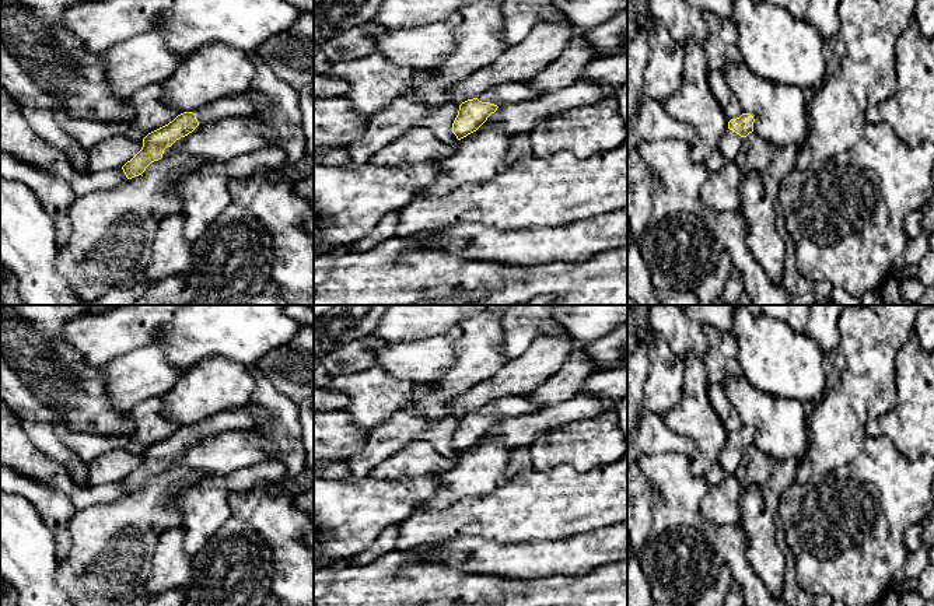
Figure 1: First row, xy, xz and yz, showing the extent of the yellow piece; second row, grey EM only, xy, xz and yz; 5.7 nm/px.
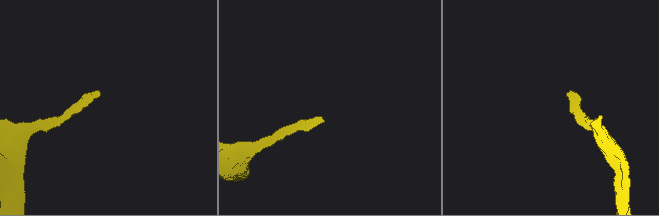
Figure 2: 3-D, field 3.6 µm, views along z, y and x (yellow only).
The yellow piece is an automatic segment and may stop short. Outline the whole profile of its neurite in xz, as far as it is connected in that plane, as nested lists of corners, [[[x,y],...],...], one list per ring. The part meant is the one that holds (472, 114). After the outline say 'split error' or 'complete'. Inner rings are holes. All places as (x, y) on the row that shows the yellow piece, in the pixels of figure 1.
[[[507,83],[479,94],[459,105],[452,123],[452,133],[458,140],[476,132],[499,106],[522,104],[538,98],[543,91],[535,90],[528,83]]] | split error

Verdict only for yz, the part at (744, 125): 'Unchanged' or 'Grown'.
Grown

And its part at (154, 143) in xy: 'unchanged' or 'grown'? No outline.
grown

